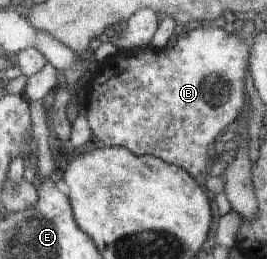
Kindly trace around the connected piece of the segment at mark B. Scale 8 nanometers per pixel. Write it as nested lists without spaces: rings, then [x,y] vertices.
[[[203,24],[201,28],[191,29],[191,31],[183,33],[183,36],[172,47],[167,46],[165,49],[145,47],[145,49],[135,49],[133,52],[119,51],[115,53],[111,58],[101,62],[100,67],[98,66],[88,78],[89,88],[86,90],[86,111],[91,133],[101,139],[107,147],[125,147],[135,155],[149,154],[167,163],[177,165],[177,167],[187,171],[197,181],[197,185],[204,187],[205,178],[209,175],[212,165],[209,159],[209,157],[212,157],[211,153],[209,153],[211,144],[222,130],[225,131],[227,129],[226,126],[229,123],[233,124],[236,119],[239,119],[241,111],[243,111],[249,100],[247,87],[245,86],[245,75],[247,75],[247,68],[249,67],[250,45],[251,43],[248,44],[239,37],[239,32],[227,33],[224,28],[216,26],[214,28],[214,25]]]

